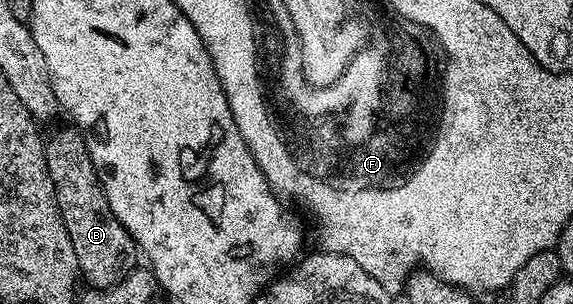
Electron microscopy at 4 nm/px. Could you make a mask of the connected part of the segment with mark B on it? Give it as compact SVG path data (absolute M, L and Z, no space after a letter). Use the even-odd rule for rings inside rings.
M74 126L66 127L57 129L52 136L48 135L43 145L49 178L55 187L57 206L61 210L65 230L69 230L69 242L73 242L73 254L77 254L82 279L87 280L86 283L93 288L112 288L136 263L135 240L127 233L125 226L121 226L117 214L113 214L109 206L109 198L105 198L105 190L99 181L99 171L93 166L93 158L89 158L86 135Z

